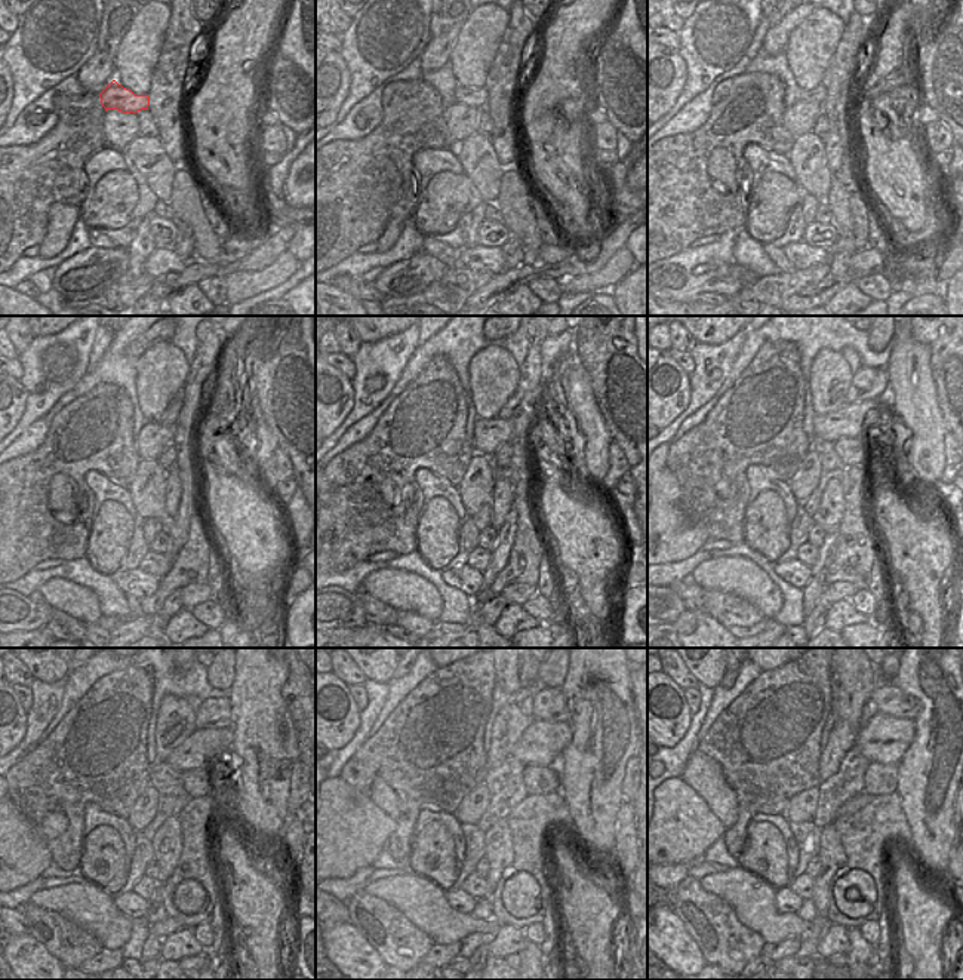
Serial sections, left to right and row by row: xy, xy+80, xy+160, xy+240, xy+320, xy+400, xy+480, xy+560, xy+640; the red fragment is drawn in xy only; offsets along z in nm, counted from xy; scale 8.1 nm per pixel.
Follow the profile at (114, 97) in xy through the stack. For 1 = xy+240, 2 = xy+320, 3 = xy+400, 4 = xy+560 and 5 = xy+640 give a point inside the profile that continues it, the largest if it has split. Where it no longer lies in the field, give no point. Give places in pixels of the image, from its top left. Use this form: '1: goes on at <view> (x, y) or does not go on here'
1: goes on at xy+240 (168, 417)
2: goes on at xy+320 (517, 408)
3: goes on at xy+400 (868, 383)
4: goes on at xy+560 (550, 704)
5: goes on at xy+640 (891, 700)

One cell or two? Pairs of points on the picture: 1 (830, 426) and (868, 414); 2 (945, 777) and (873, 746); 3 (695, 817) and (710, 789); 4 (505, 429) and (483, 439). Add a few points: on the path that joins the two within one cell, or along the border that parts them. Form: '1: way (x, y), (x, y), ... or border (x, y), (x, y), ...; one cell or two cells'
1: way (839, 424), (860, 417); one cell
2: border (916, 727), (910, 746), (897, 764); two cells
3: border (682, 777), (726, 828); two cells
4: way (500, 430), (489, 435); one cell

